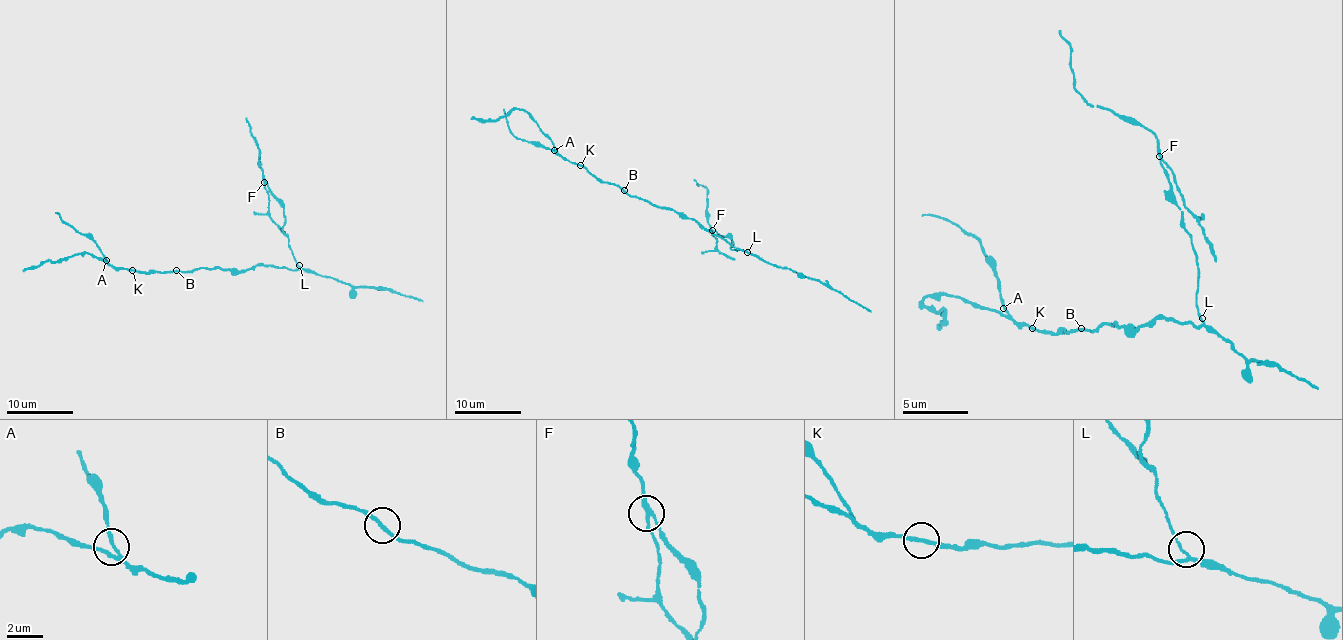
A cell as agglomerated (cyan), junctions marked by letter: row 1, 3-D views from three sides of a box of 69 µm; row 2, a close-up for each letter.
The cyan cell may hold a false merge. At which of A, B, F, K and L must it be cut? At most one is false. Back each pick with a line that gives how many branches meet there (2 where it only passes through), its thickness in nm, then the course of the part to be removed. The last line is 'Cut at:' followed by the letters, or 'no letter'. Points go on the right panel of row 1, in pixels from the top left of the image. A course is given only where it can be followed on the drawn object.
F: 3 branches meet; 160 nm thick; foreign part runs (1159, 155), (1176, 178), (1176, 191), (1195, 220), (1215, 263)
Cut at: F

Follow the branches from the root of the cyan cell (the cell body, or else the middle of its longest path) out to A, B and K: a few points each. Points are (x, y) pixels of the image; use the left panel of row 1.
A: (238, 270), (134, 272), (114, 268), (106, 260)
B: (238, 270), (176, 270)
K: (238, 270), (132, 270)

